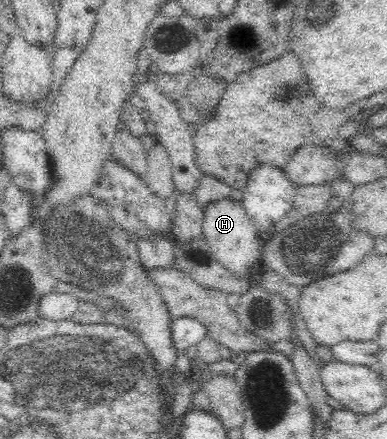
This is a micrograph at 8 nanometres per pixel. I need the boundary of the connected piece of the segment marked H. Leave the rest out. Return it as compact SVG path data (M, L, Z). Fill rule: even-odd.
M230 199L211 203L204 209L204 220L200 235L209 246L209 250L217 257L223 267L229 269L237 277L245 277L249 286L257 283L257 276L251 272L255 262L261 262L264 238L247 217L242 203Z

